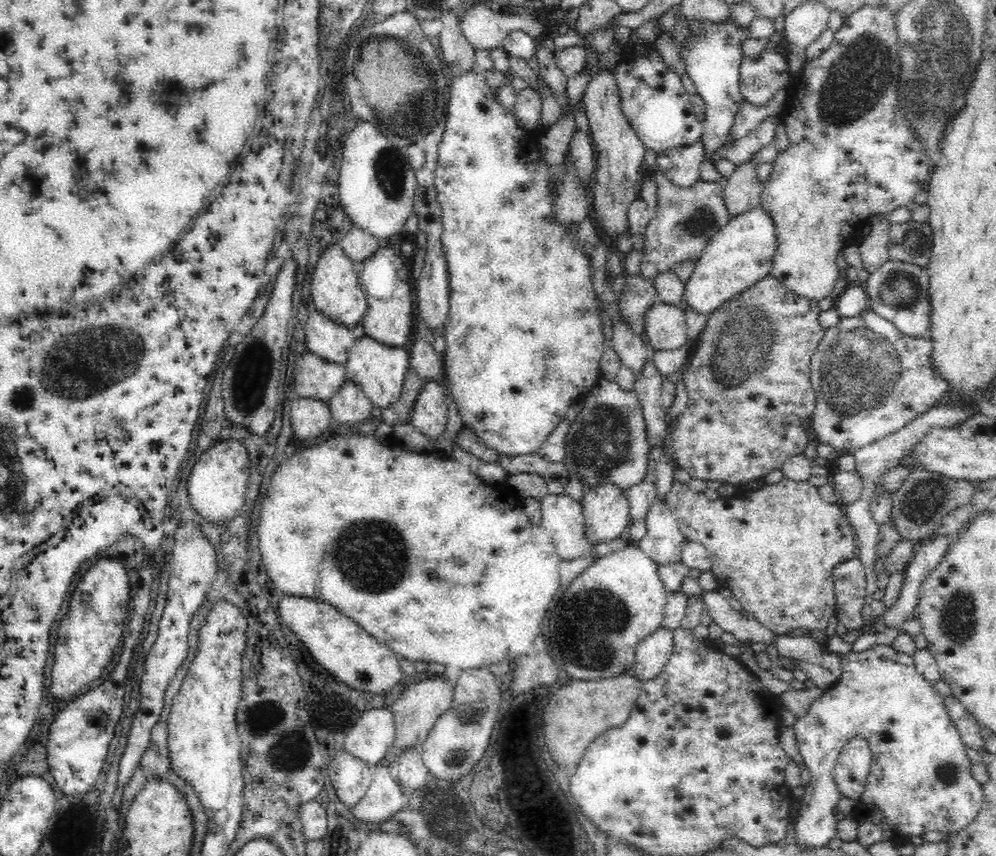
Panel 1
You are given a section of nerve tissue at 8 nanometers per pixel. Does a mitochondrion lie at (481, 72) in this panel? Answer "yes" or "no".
no

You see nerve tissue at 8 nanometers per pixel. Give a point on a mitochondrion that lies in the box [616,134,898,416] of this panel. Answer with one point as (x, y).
(743, 341)

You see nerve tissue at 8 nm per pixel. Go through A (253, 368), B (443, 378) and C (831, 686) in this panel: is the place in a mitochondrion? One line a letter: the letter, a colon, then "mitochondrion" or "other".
A: mitochondrion
B: other
C: other

